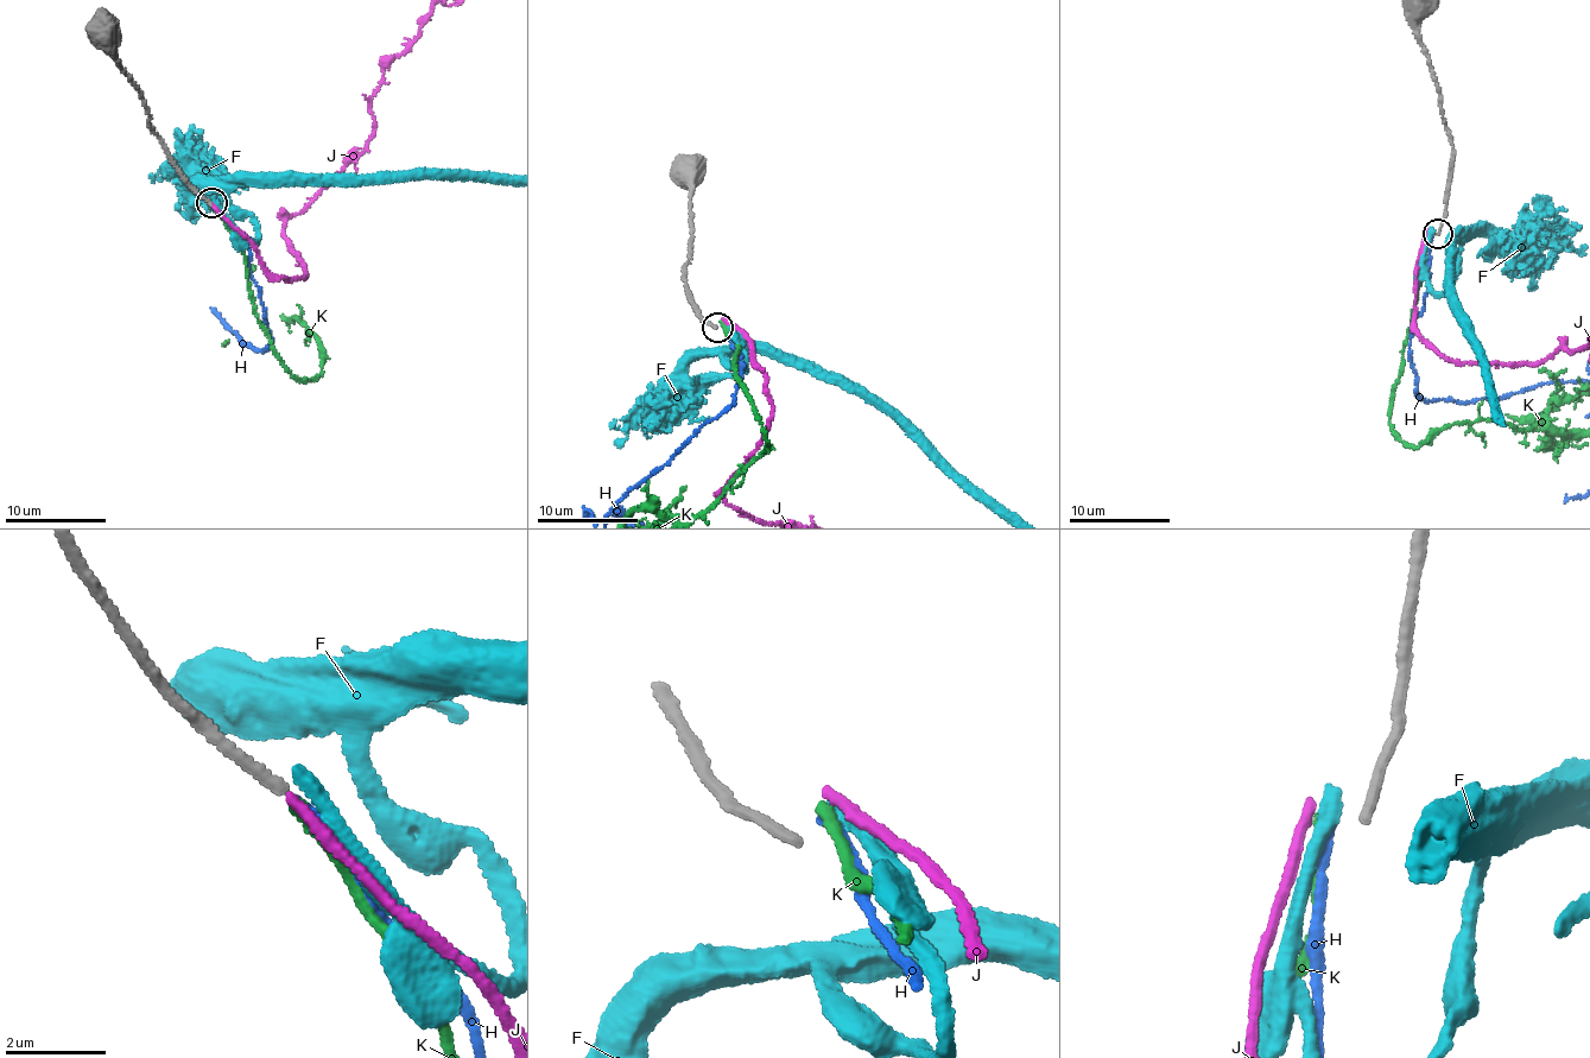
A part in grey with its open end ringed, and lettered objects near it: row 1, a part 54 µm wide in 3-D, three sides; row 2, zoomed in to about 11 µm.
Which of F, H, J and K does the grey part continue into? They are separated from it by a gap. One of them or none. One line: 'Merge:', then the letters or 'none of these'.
Merge: none of these

